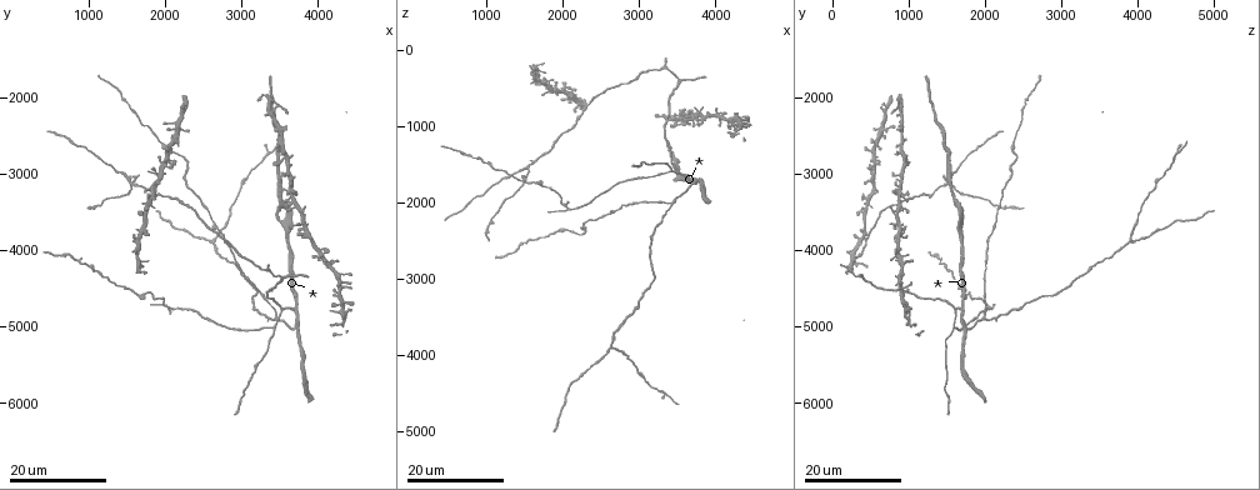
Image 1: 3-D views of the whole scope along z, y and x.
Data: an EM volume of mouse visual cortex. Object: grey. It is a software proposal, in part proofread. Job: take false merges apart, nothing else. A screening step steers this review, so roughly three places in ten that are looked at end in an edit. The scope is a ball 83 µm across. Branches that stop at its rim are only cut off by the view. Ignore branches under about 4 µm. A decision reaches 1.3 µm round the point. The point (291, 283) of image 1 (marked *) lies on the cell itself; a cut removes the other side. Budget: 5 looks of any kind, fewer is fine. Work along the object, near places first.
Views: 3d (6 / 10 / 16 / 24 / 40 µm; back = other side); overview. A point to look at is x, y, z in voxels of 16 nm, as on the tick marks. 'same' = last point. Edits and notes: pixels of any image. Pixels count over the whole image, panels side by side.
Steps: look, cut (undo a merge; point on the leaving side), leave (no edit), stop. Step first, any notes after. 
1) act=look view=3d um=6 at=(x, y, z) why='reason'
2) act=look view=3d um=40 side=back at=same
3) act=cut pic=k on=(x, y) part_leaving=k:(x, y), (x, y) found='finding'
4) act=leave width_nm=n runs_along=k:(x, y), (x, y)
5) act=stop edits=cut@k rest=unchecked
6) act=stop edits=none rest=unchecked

act=look view=3d um=16 at=(3400, 5000, 1600) why='branch point'

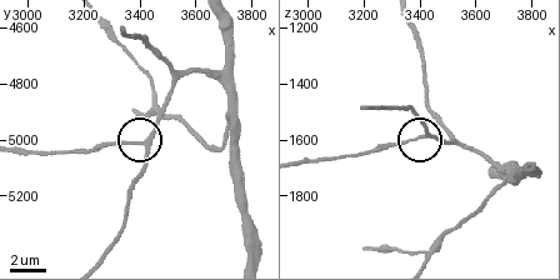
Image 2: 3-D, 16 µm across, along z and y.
act=look view=3d um=6 at=(3420, 5020, 1600)

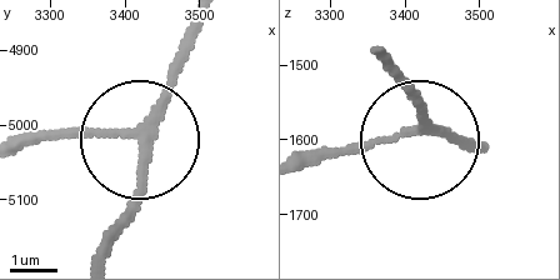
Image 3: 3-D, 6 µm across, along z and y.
act=leave side_arm_um=23 found='one cell here'

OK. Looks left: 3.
act=look view=3d um=24 at=(2650, 3850, 3900) why='arms part here'

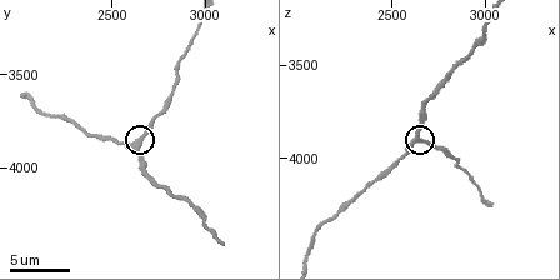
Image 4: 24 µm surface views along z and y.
act=look view=3d um=10 at=(2660, 3860, 3920)

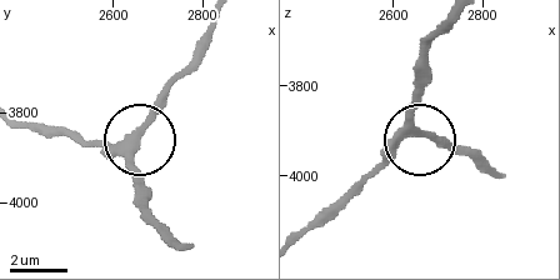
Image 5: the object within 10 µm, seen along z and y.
act=look view=3d um=6 at=(2650, 3855, 3905)

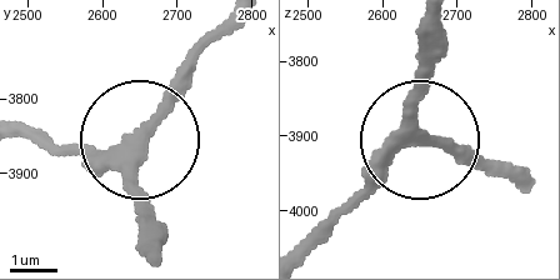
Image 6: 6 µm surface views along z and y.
act=leave side_arm_um=25 runs_along=6:(436, 23), (413, 145), (333, 221) found='all the same cell'

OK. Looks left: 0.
act=stop edits=none rest=unchecked

